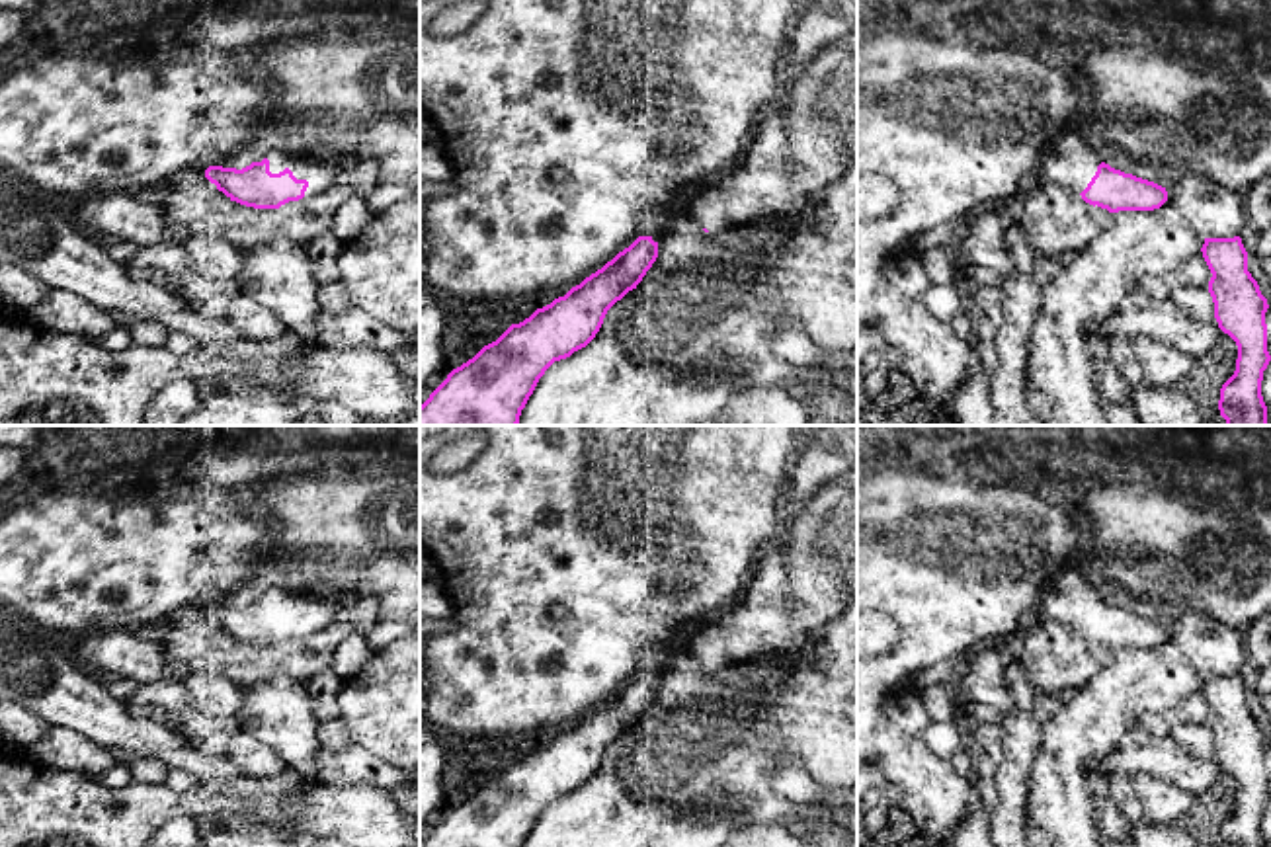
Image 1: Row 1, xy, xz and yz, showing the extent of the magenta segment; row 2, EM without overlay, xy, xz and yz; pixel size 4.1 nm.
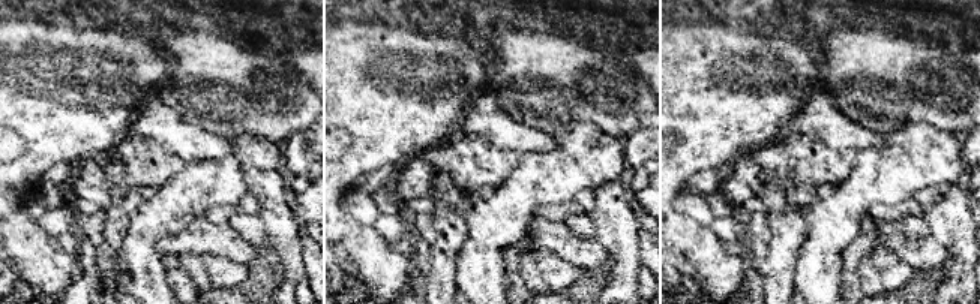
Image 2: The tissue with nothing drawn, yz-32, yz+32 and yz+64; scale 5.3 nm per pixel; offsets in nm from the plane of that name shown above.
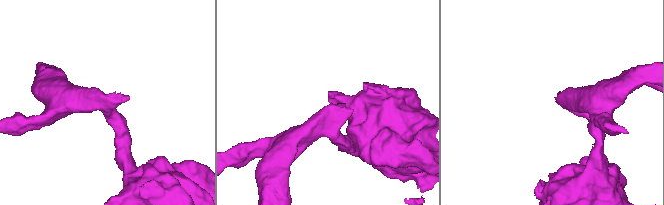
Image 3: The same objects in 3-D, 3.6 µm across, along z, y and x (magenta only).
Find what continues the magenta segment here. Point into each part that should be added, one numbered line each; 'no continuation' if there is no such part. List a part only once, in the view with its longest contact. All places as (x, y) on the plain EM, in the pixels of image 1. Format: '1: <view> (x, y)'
1: xy (319, 611)

